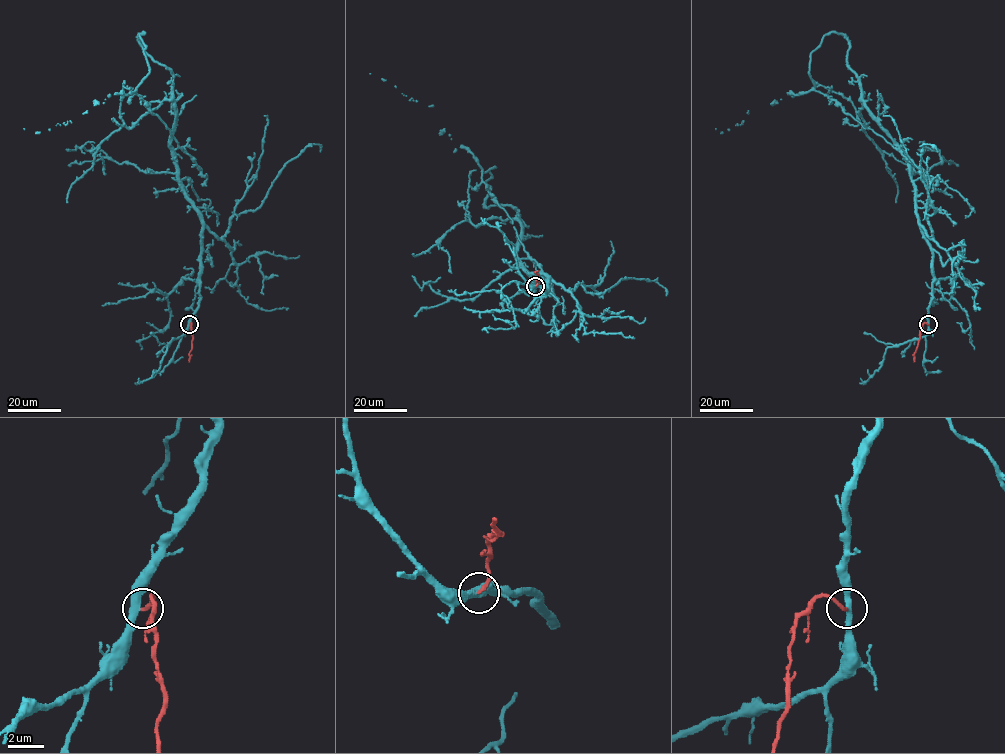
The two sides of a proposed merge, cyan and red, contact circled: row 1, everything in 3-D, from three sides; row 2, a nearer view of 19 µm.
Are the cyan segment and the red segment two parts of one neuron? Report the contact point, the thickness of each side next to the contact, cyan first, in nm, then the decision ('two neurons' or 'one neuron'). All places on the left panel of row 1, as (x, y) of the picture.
at (189, 324); 380 nm thick on the cyan side, 200 nm on the other; one neuron

